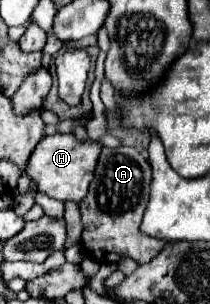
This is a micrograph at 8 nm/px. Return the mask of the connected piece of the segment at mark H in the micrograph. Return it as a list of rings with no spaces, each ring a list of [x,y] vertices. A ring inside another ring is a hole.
[[[73,134],[45,136],[31,152],[25,174],[31,178],[31,182],[37,184],[37,190],[47,194],[49,198],[57,198],[61,202],[67,202],[67,200],[81,202],[87,194],[89,182],[93,180],[93,170],[99,158],[99,150],[101,150],[101,144],[93,140],[77,142]]]

